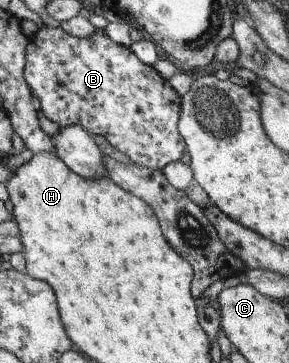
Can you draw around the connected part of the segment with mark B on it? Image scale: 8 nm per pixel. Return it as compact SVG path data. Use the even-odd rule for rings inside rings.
M61 26L39 28L26 47L24 76L35 102L50 128L80 125L89 133L103 135L115 149L125 153L133 164L162 171L168 160L181 159L186 143L180 136L178 121L181 95L163 79L154 66L142 62L130 48L115 43L104 29L97 28L89 37L69 35Z

